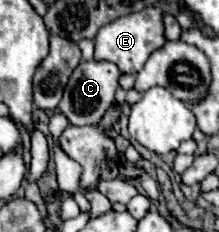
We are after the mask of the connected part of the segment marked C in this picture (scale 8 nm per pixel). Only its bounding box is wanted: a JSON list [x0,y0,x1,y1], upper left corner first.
[58,60,120,126]

